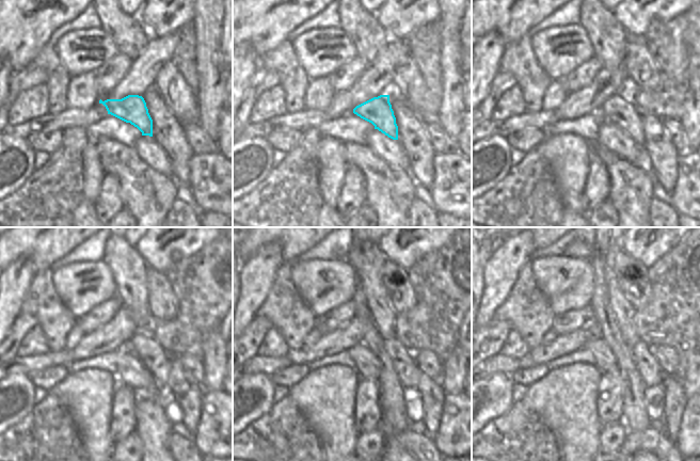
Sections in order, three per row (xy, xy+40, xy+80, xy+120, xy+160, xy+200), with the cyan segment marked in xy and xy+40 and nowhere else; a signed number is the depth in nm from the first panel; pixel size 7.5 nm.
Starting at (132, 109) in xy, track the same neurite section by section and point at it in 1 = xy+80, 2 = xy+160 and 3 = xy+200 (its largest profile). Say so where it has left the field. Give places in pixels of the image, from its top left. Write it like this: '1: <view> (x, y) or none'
1: xy+80 (620, 110)
2: xy+160 (403, 362)
3: xy+200 (646, 363)

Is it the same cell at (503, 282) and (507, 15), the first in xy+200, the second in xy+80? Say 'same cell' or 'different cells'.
different cells

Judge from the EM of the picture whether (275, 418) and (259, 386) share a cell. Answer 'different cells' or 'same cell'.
different cells

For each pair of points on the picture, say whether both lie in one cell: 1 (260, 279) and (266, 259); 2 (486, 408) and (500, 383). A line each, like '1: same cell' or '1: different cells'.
1: same cell
2: same cell

